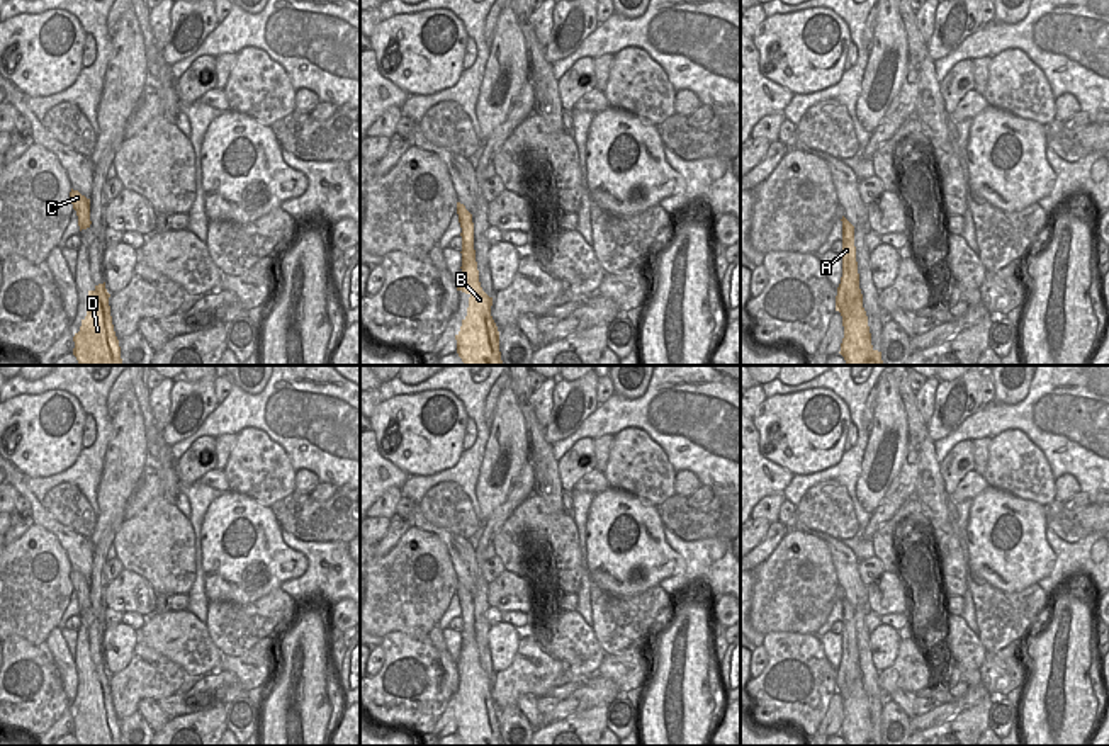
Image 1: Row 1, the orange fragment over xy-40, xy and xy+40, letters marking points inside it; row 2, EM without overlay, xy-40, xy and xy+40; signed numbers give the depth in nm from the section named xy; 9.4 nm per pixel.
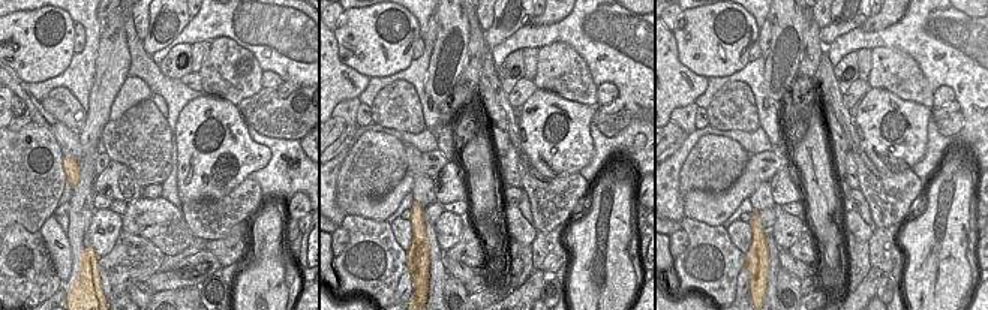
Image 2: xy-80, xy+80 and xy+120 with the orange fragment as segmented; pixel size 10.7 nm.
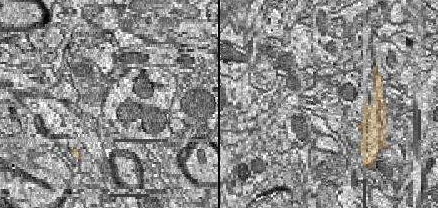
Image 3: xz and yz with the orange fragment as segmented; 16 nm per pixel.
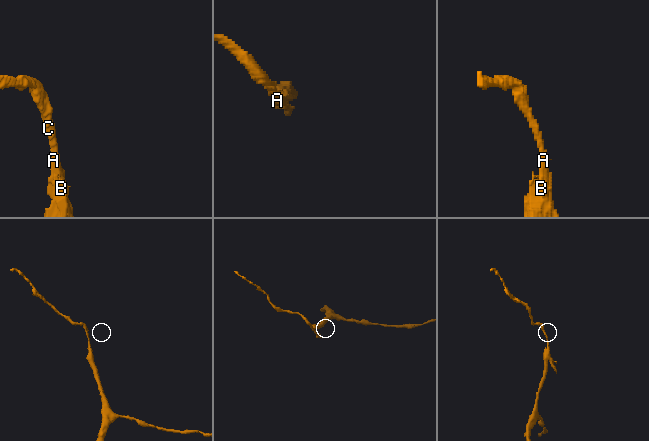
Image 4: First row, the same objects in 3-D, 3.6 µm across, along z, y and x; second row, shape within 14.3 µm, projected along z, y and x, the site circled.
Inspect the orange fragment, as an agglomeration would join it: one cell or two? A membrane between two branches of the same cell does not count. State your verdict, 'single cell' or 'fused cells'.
fused cells

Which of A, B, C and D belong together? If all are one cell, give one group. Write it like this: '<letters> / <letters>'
A C / B D

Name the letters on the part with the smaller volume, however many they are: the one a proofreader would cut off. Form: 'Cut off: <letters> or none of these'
Cut off: A, C

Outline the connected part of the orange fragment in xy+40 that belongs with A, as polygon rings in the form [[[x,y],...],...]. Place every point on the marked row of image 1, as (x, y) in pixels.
[[[842,216],[842,277],[836,296],[836,311],[842,311],[858,297],[863,297],[859,289],[859,274],[854,246],[854,226]]]

